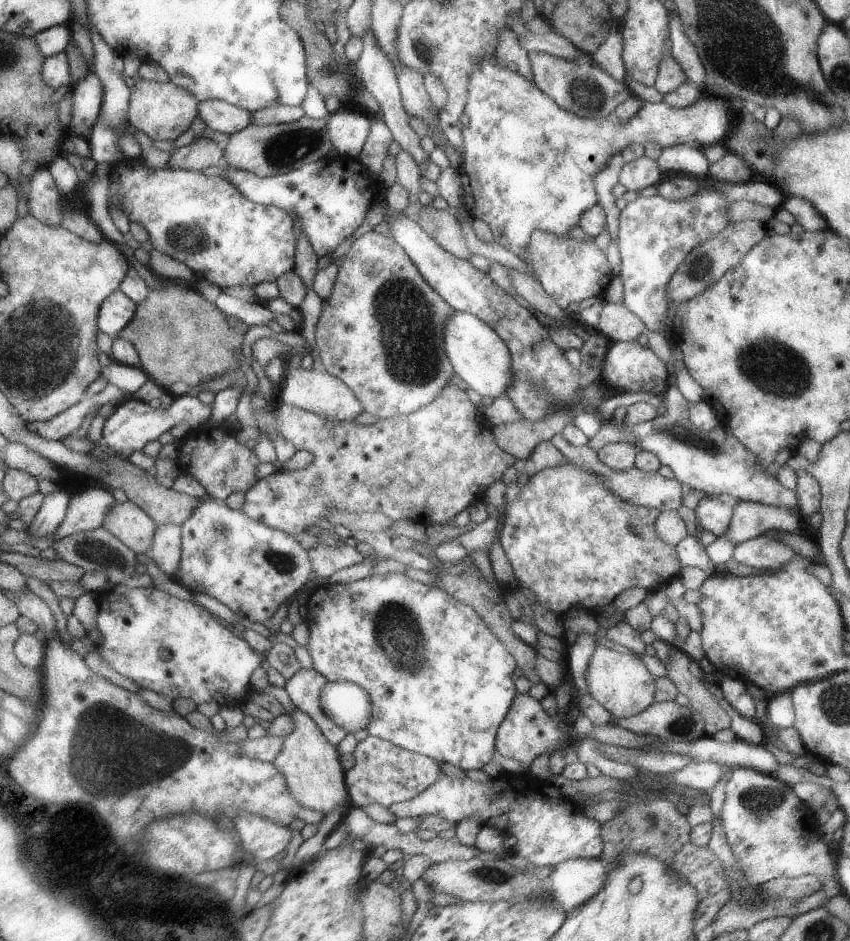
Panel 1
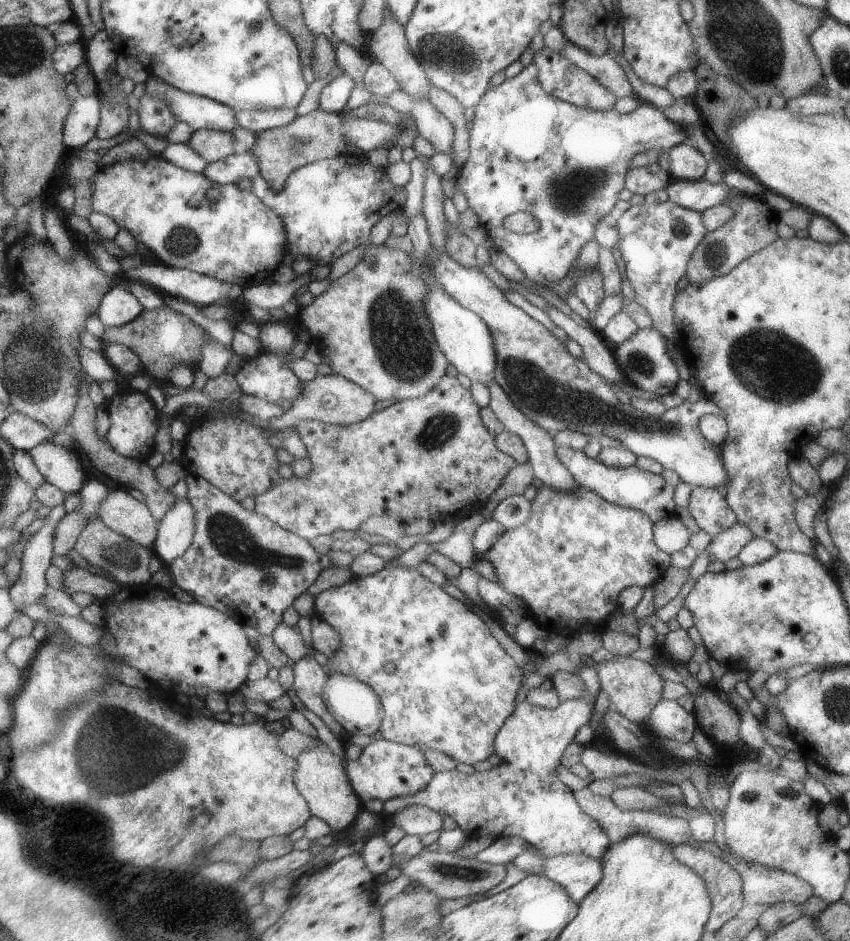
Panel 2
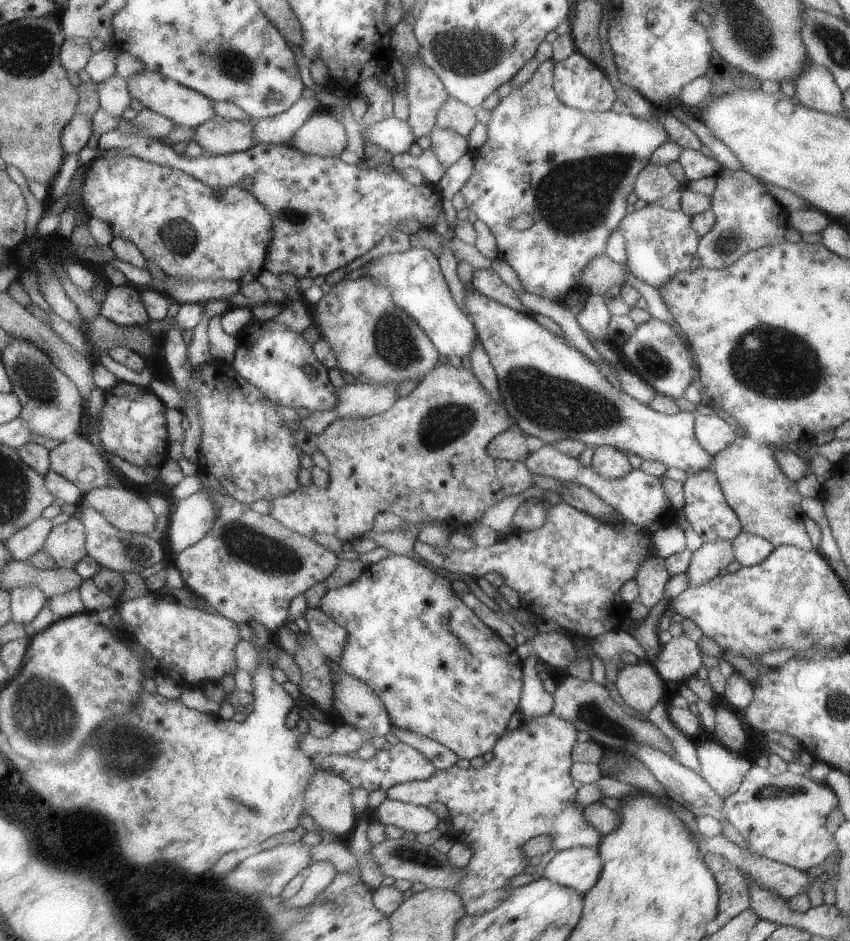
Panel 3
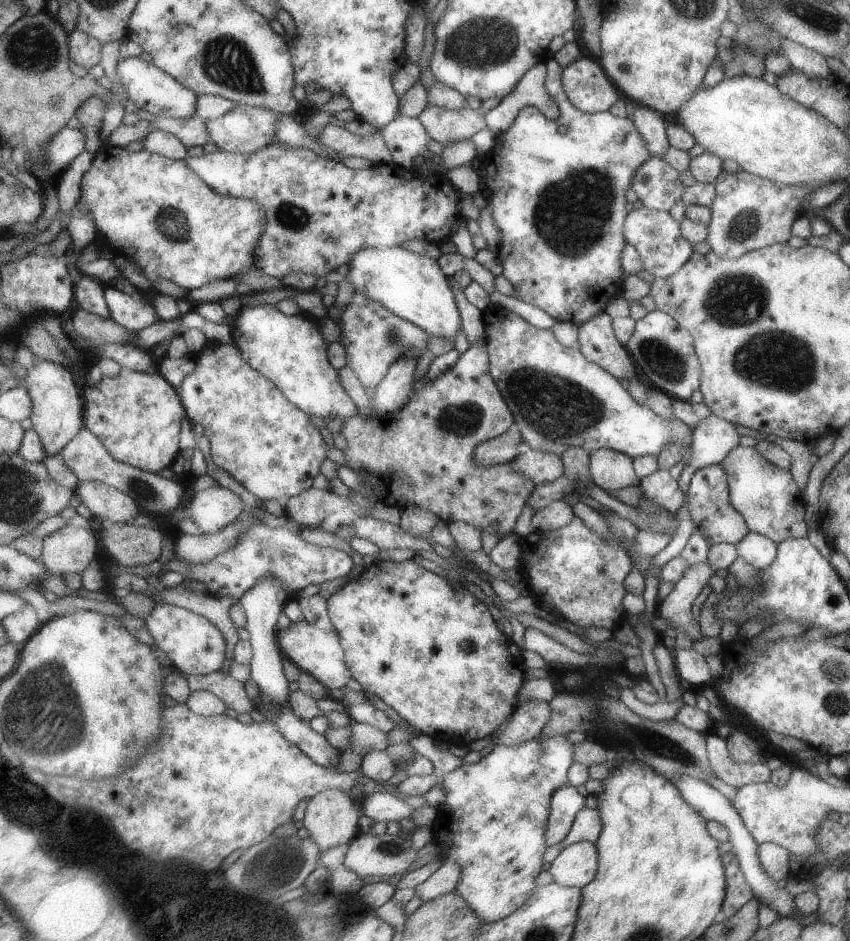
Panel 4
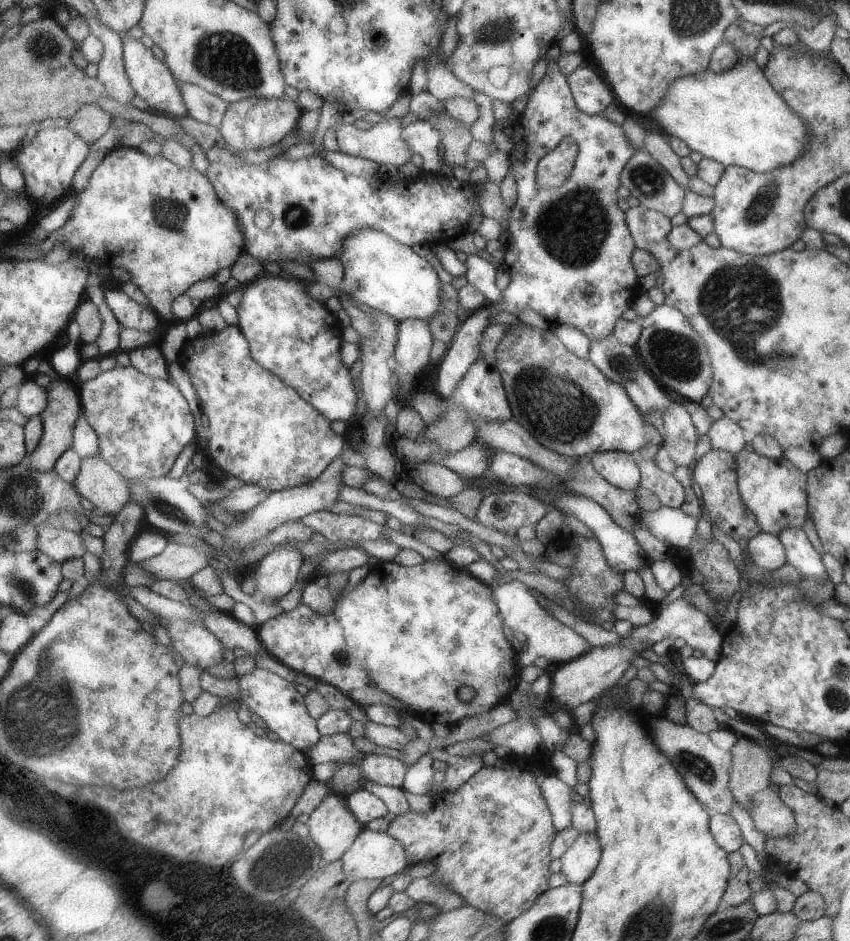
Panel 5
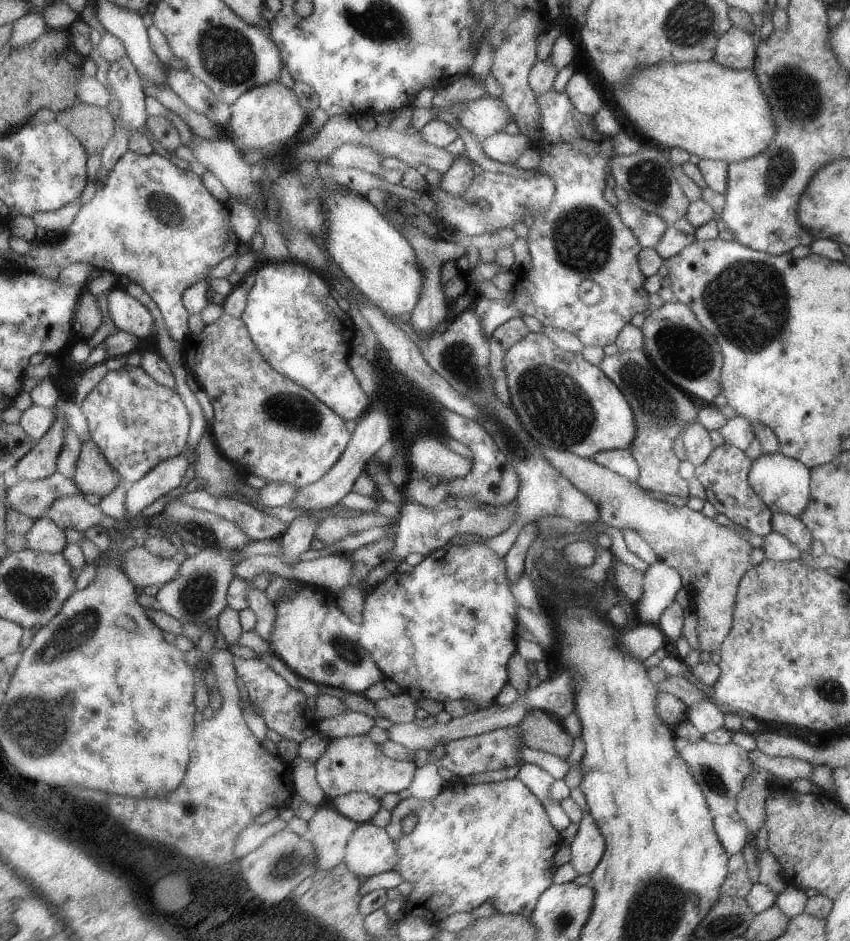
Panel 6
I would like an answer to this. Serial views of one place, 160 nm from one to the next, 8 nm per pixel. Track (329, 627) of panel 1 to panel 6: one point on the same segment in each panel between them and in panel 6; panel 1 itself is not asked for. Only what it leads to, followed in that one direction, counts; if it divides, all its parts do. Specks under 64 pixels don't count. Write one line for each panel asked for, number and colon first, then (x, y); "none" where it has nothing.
2: (453, 686)
3: (405, 625)
4: (404, 630)
5: (421, 632)
6: (447, 631)

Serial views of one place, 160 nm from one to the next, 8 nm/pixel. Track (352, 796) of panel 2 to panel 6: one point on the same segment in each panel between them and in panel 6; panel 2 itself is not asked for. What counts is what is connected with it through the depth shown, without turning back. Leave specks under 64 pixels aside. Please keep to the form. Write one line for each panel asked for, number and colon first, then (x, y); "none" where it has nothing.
3: (328, 797)
4: (332, 817)
5: (332, 825)
6: (329, 830)

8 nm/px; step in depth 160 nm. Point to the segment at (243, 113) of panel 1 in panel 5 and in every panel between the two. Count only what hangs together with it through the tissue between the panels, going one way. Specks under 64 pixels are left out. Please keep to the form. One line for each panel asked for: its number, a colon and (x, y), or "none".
2: (201, 112)
3: (188, 107)
4: (152, 88)
5: (155, 81)

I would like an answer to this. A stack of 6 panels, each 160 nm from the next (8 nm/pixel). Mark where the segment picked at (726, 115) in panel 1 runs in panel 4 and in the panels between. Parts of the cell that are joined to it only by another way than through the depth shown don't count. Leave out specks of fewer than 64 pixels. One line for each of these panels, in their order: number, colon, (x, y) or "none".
2: (530, 152)
3: (571, 170)
4: (558, 199)

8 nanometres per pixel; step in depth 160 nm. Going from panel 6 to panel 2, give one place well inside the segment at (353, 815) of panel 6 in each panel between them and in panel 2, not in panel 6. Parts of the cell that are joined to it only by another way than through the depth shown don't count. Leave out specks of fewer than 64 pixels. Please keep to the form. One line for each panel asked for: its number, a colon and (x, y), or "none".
2: (420, 820)
3: (415, 818)
4: (382, 807)
5: (365, 806)

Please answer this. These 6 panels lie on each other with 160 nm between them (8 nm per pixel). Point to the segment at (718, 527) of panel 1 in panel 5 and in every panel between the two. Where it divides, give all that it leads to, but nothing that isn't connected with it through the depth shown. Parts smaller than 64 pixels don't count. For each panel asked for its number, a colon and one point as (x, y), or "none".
2: (708, 507)
3: (706, 508)
4: (708, 497)
5: (716, 472)

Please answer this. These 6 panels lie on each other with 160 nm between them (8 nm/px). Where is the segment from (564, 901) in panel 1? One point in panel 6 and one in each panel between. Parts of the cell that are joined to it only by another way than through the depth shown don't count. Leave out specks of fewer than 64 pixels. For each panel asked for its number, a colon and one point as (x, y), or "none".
2: (578, 874)
3: (580, 867)
4: (577, 864)
5: (578, 862)
6: (588, 846)

